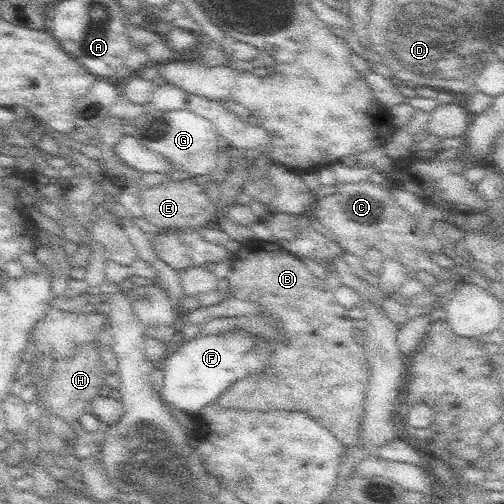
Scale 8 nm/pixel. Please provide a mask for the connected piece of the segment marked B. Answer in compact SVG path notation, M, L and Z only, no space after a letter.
M252 239L246 241L240 249L233 254L233 267L228 276L228 291L239 299L252 300L264 306L264 316L280 320L284 324L282 334L290 340L290 346L276 344L270 354L270 364L266 362L264 372L248 374L238 382L234 382L226 392L217 400L218 404L228 410L300 410L316 418L316 422L324 424L330 433L339 438L347 448L360 446L360 430L364 423L366 412L364 400L370 382L370 364L366 358L366 349L363 342L356 342L357 334L354 319L349 314L349 309L342 306L335 299L335 291L324 281L317 278L302 260L282 248L278 241L261 241Z

